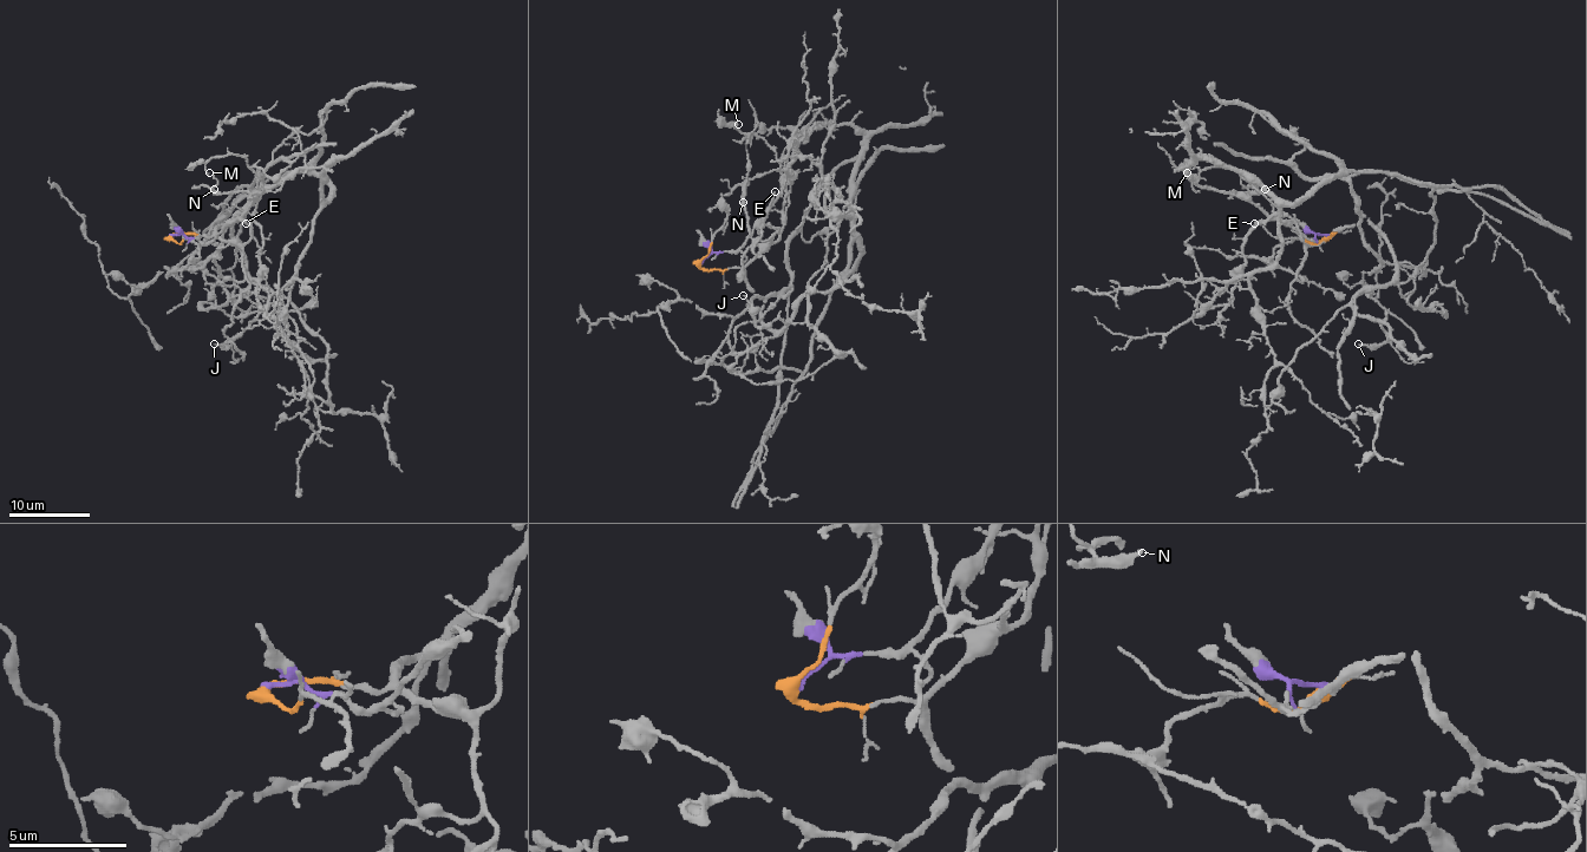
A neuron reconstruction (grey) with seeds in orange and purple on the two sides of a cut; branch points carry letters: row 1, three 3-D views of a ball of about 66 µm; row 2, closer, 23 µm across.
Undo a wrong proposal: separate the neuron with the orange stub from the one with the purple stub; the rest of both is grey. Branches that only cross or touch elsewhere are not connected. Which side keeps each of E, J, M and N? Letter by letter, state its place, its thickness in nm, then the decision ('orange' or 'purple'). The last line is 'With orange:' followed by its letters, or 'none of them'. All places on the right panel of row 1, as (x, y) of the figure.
E: place (1254, 223); calibre 130 nm; purple
J: place (1358, 343); calibre 110 nm; orange
M: place (1187, 172); calibre 150 nm; orange
N: place (1265, 189); calibre 280 nm; purple
With orange: J, M

